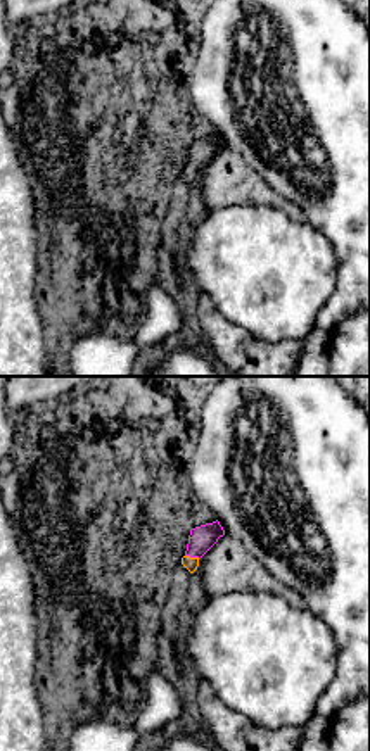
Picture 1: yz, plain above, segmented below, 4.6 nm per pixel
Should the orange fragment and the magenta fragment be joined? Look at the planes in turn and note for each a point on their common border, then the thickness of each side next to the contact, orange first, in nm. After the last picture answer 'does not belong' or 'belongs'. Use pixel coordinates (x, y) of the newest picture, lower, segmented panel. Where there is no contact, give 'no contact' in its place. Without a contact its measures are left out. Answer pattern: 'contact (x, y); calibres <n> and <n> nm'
contact (192, 558); calibres 60 and 120 nm

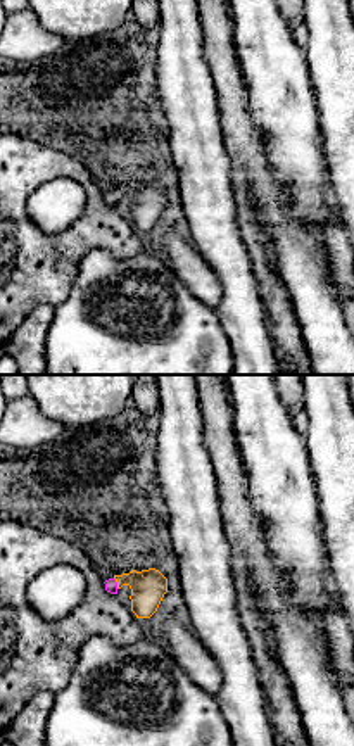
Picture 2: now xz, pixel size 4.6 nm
contact (116, 581); calibres 160 and 60 nm

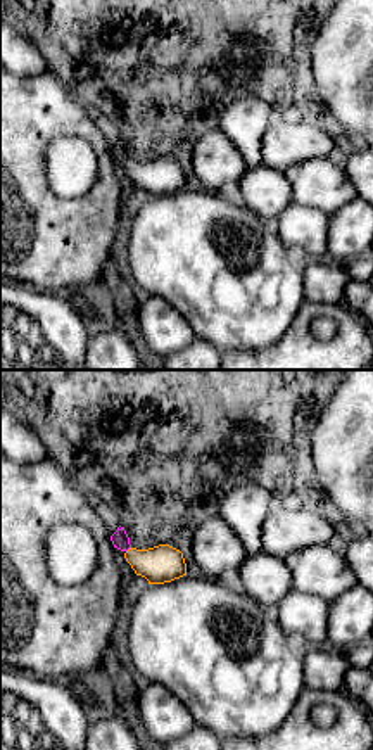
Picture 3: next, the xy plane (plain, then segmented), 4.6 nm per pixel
contact (128, 550); calibres 180 and 80 nm

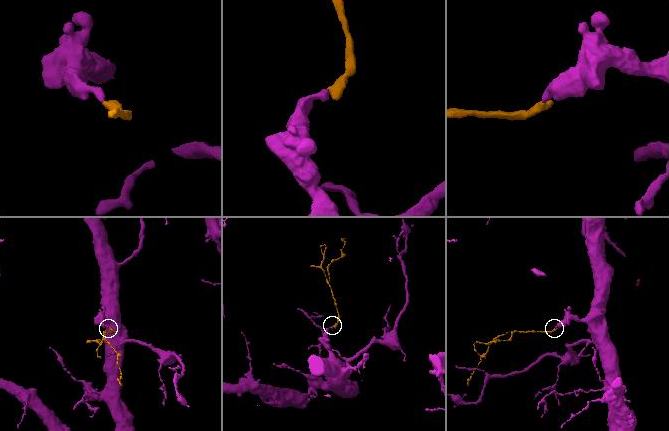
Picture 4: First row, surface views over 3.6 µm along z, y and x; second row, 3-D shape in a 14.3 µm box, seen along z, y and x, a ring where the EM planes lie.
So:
belongs

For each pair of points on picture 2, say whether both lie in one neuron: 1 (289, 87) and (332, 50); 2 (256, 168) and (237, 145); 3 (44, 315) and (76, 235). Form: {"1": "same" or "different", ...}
{"1": "different", "2": "same", "3": "different"}

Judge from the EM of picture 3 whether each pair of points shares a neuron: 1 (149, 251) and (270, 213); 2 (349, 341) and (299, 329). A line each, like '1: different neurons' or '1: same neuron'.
1: different neurons
2: same neuron

